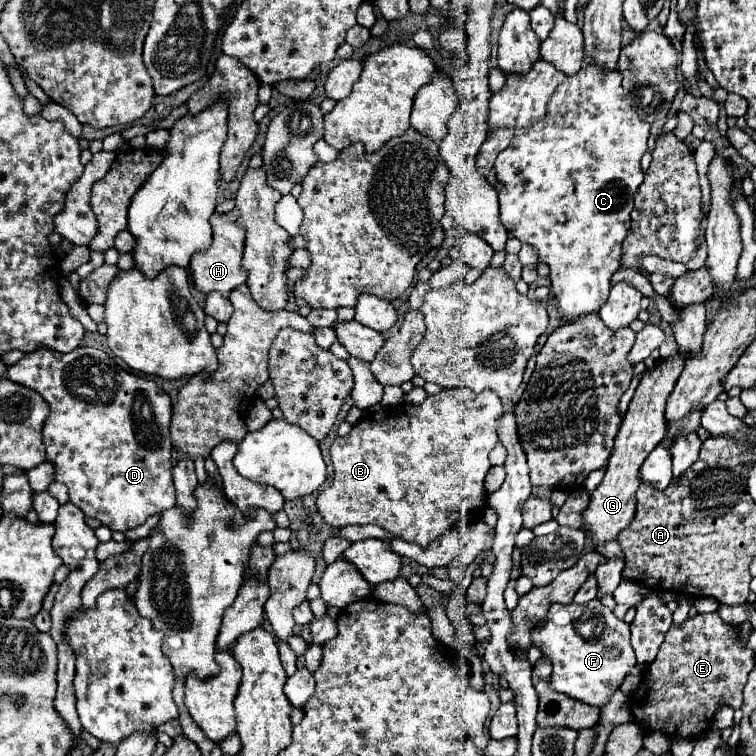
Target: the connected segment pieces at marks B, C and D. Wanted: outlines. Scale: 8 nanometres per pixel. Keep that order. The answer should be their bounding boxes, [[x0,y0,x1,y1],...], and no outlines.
[[317,388,501,548],[495,64,649,320],[7,348,173,530]]

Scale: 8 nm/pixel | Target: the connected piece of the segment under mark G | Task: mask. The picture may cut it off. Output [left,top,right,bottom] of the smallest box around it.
[583,352,685,546]

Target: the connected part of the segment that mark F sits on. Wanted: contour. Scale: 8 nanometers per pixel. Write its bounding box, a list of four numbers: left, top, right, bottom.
[533,598,637,708]

